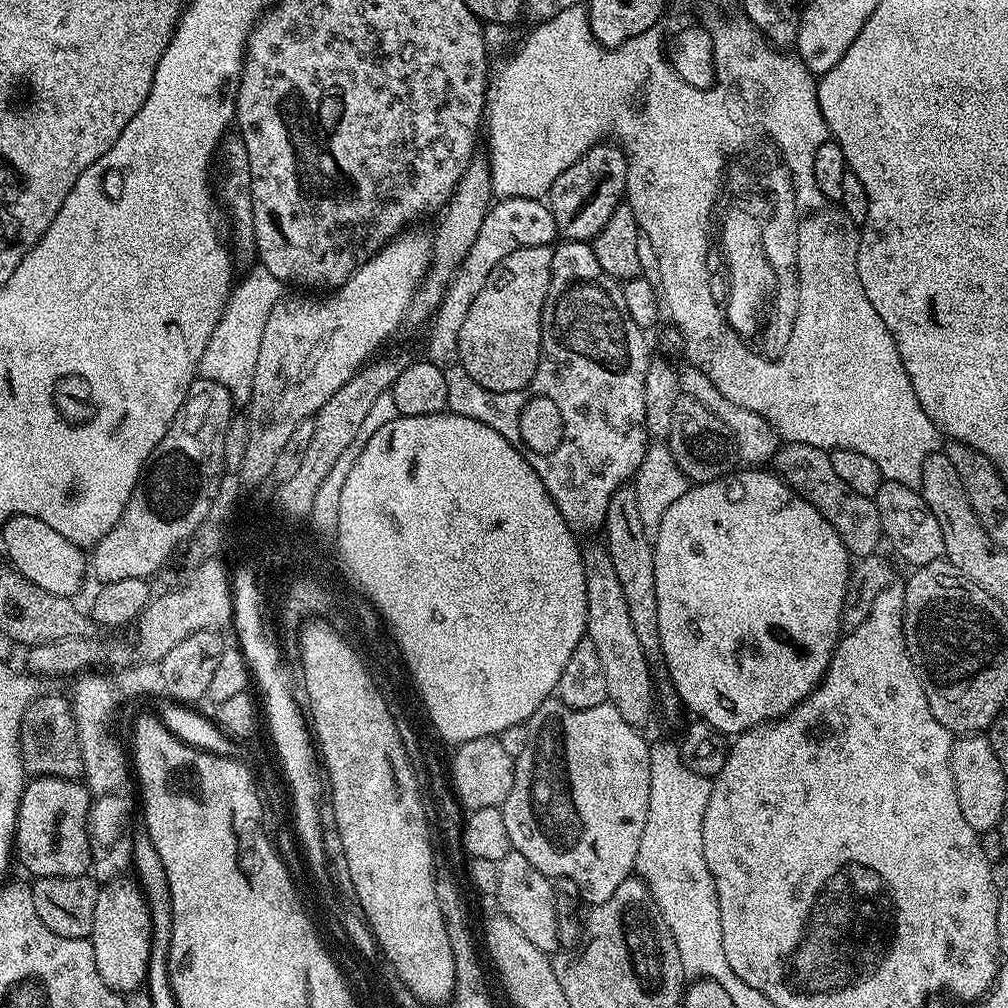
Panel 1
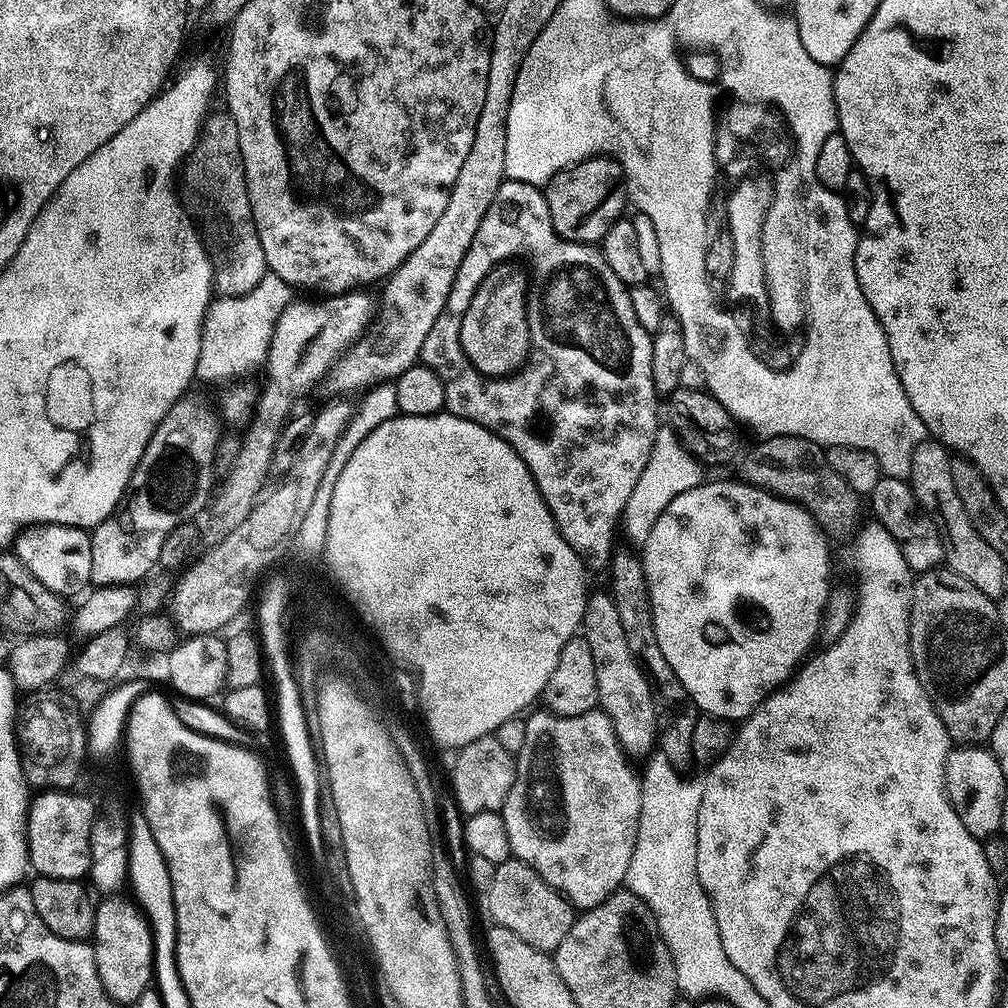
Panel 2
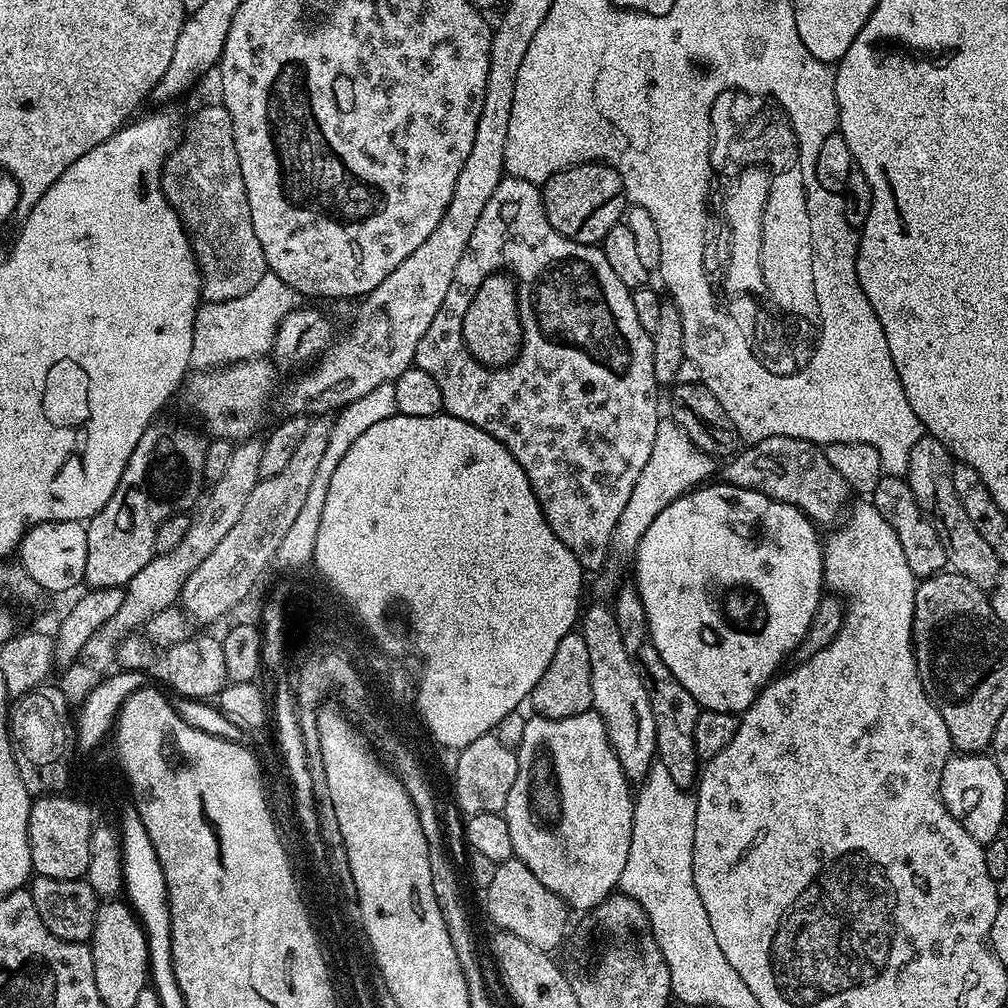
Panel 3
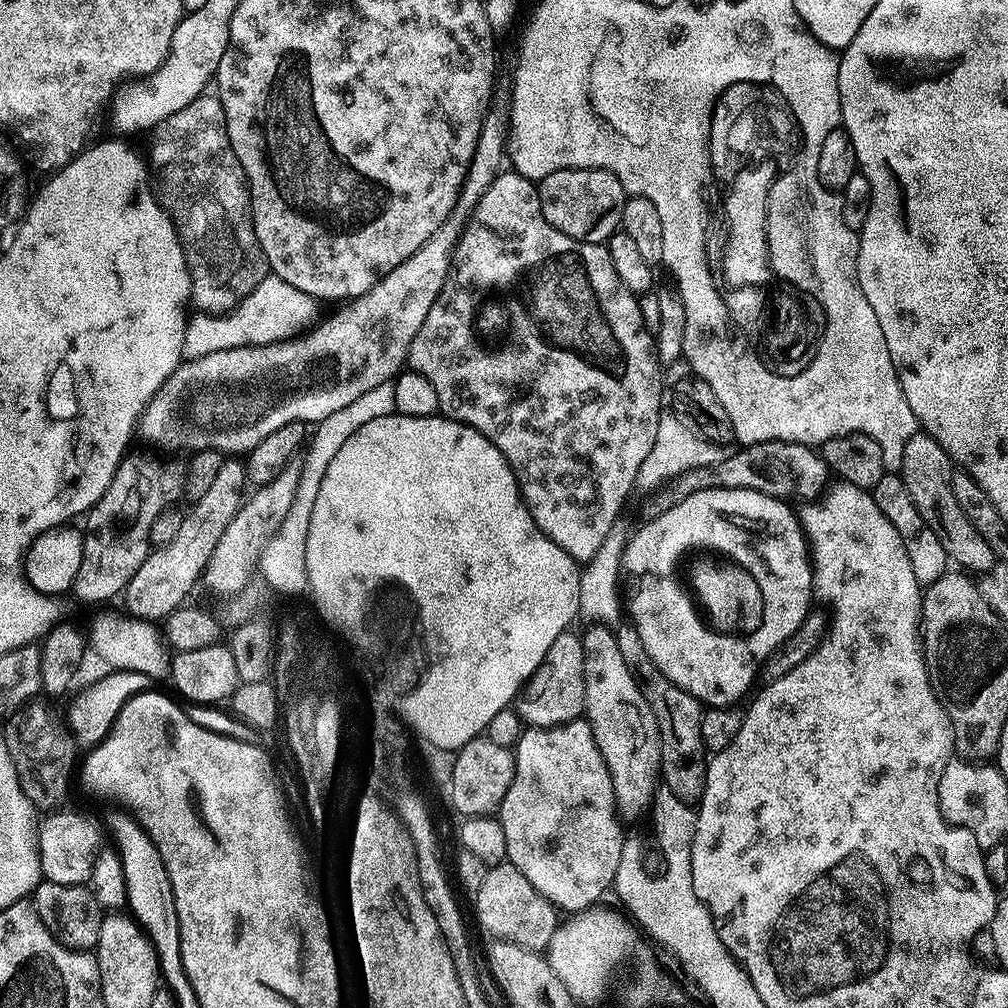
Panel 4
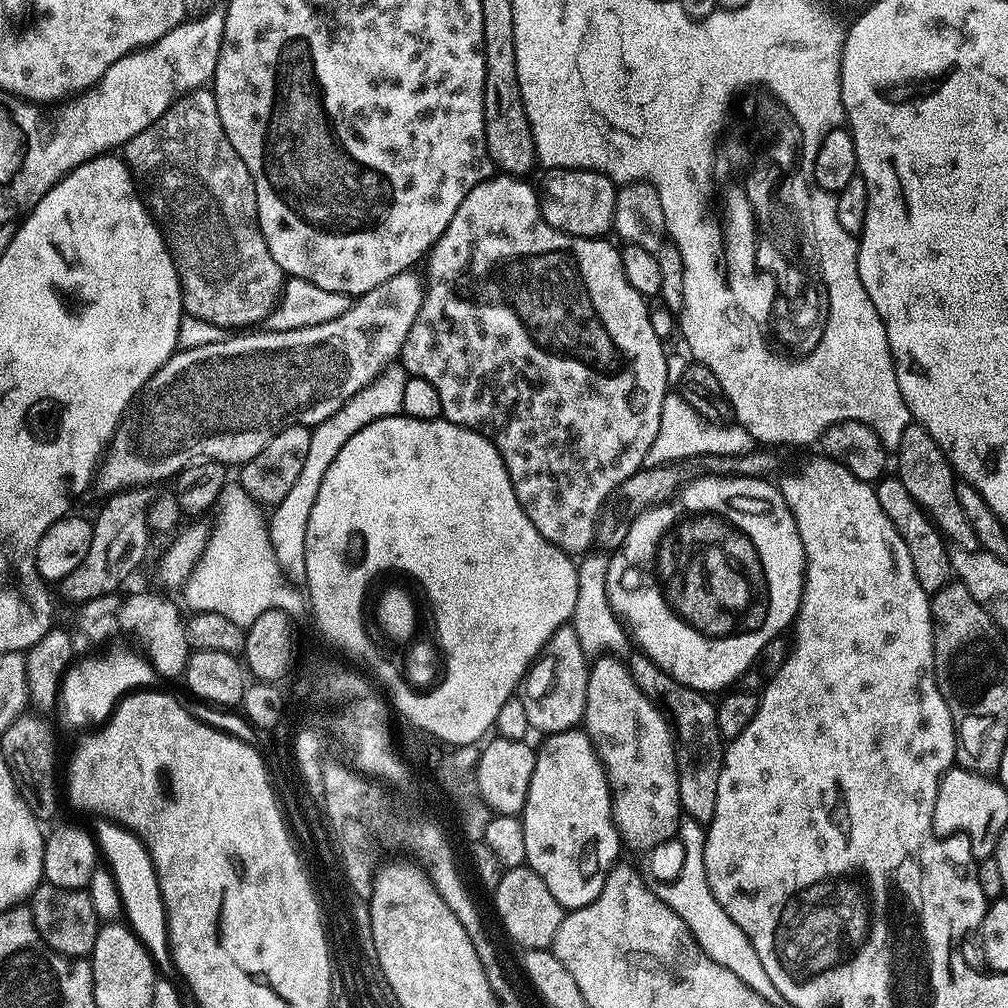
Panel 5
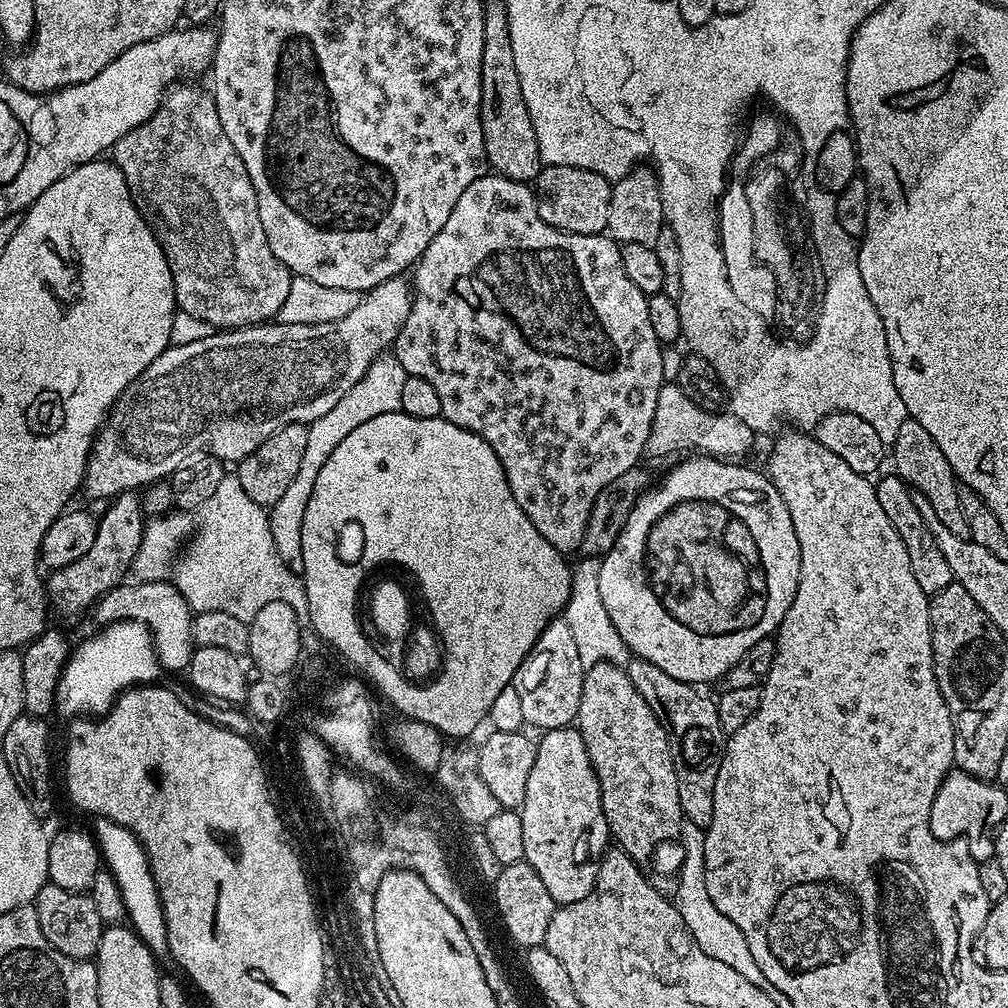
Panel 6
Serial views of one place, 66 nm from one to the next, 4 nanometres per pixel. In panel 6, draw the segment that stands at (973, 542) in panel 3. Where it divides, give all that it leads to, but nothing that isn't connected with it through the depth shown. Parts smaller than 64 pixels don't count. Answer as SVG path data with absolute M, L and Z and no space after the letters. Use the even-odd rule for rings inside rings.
M911 418L904 420L902 427L898 429L898 438L894 438L894 442L890 445L890 464L891 460L896 467L893 468L895 475L917 493L920 491L924 495L923 503L925 505L928 503L932 507L931 515L934 519L942 522L942 526L946 526L950 534L970 537L970 526L966 526L966 518L962 518L962 510L958 502L960 488L957 478L952 473L950 462L946 462L946 454L938 450L938 442L934 442L934 438L926 434L926 426L922 426L917 420Z

